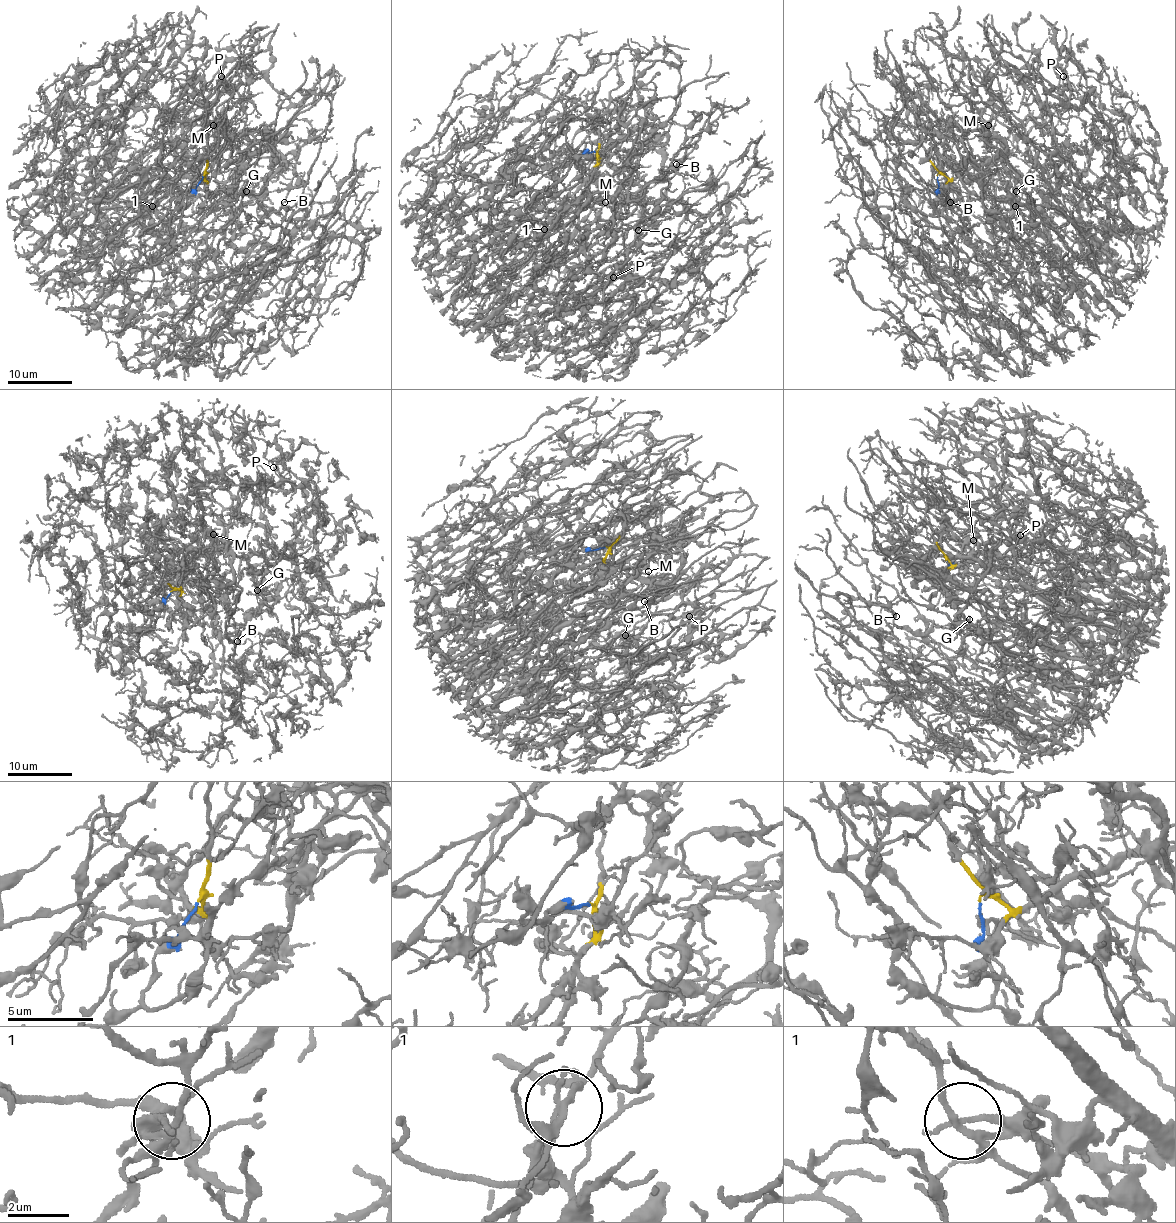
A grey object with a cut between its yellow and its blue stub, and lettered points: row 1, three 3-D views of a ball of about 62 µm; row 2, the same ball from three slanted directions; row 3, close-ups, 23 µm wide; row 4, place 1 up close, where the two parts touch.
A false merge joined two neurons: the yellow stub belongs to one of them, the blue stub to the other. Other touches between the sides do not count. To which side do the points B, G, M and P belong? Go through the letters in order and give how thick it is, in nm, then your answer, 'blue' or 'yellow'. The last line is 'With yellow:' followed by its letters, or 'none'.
B: 160 nm thick; blue
G: 120 nm thick; blue
M: 140 nm thick; yellow
P: 160 nm thick; blue
With yellow: M

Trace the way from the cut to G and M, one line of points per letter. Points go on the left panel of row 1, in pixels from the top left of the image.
G: (202, 176), (182, 213), (144, 229), (142, 215), (118, 282), (232, 170), (234, 207), (258, 199), (247, 191)
M: (203, 176), (187, 159), (181, 165), (186, 170), (195, 165), (218, 141), (221, 135), (213, 125)

